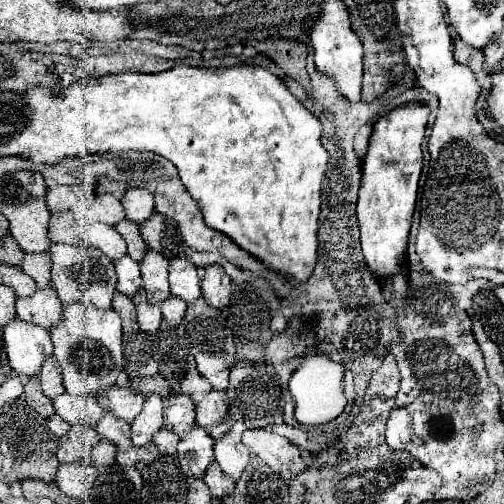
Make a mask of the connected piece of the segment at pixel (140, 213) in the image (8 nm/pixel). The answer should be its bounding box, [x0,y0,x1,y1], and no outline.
[122,188,156,224]

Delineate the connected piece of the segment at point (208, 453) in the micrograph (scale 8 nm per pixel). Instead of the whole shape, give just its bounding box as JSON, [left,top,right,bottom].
[178,428,214,478]

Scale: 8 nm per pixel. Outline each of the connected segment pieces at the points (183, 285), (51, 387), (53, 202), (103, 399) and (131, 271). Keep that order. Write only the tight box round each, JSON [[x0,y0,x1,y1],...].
[[170,258,202,306],[40,356,64,400],[46,186,78,213],[98,386,144,424],[116,254,142,296]]

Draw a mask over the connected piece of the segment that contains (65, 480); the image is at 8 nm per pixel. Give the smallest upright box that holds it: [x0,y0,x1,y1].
[56,464,98,498]

